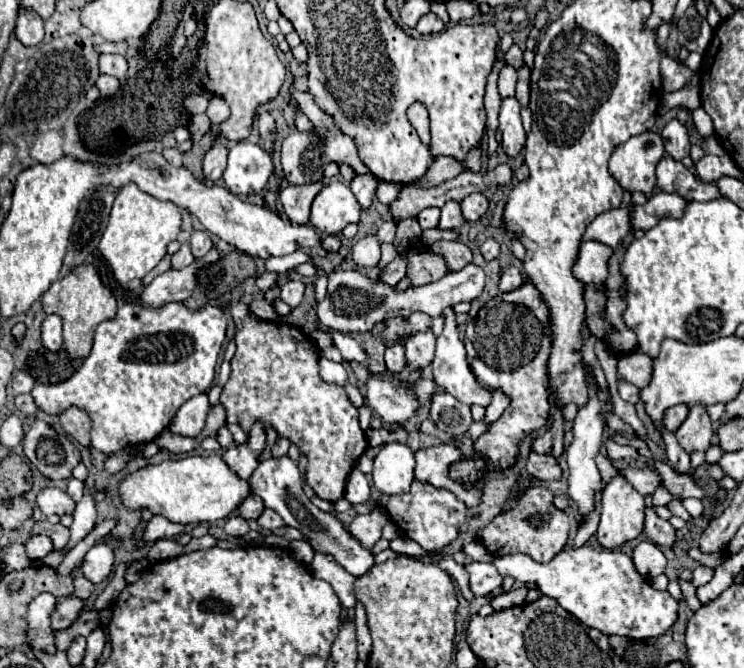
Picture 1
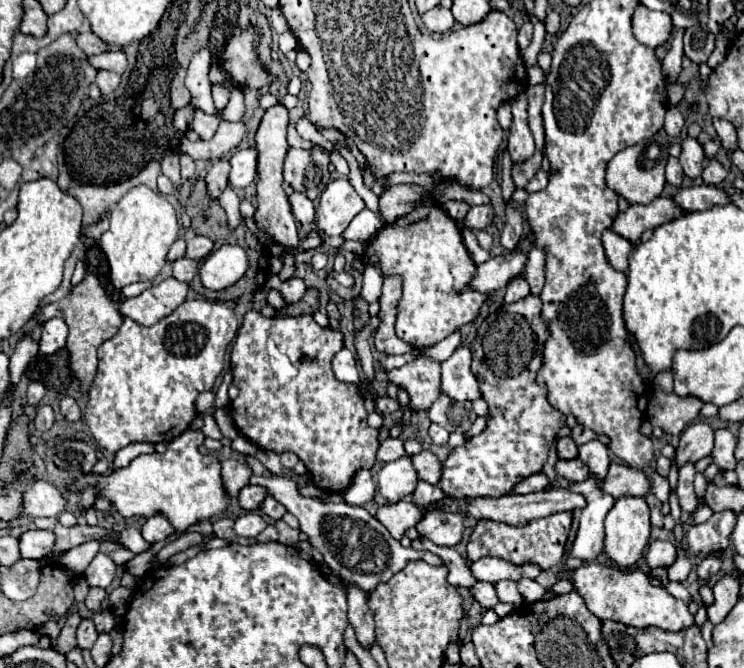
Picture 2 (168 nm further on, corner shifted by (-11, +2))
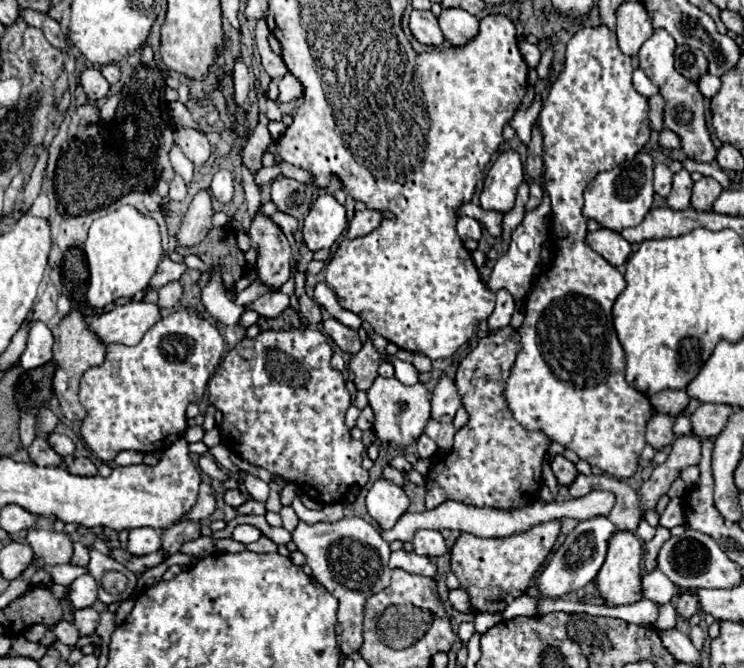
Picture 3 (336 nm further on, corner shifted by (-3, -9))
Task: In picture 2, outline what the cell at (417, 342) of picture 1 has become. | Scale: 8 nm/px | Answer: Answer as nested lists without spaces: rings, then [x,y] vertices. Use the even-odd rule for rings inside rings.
[[[420,356],[412,364],[390,370],[388,380],[408,390],[416,410],[428,410],[440,394],[440,362]]]

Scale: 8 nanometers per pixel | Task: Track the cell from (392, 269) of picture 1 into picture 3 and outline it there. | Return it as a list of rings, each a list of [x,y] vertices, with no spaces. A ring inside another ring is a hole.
[[[368,339],[362,347],[362,351],[354,353],[350,357],[350,369],[354,373],[354,385],[356,389],[370,389],[370,385],[374,383],[374,379],[378,377],[378,367],[380,367],[382,359],[380,359],[380,353],[374,349],[372,341]]]

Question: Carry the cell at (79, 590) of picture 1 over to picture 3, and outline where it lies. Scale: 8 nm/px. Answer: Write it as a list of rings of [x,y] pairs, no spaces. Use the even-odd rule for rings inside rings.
[[[88,607],[88,609],[78,609],[74,613],[74,627],[78,629],[78,633],[84,635],[92,635],[96,631],[98,625],[98,611]]]

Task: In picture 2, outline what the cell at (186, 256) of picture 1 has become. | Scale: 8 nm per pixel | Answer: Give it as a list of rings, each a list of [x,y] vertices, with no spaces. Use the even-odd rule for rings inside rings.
[[[182,256],[182,258],[178,258],[178,260],[174,262],[174,276],[176,276],[178,280],[182,280],[182,282],[192,282],[192,278],[194,278],[196,272],[198,272],[198,266],[200,266],[198,260],[192,260],[192,258]]]

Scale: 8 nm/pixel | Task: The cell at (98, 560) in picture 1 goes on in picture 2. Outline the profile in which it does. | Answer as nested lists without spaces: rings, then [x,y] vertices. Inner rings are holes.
[[[98,552],[94,556],[94,560],[90,562],[90,566],[84,572],[84,578],[90,586],[100,586],[100,588],[108,588],[110,582],[114,580],[118,572],[118,564],[104,552]]]

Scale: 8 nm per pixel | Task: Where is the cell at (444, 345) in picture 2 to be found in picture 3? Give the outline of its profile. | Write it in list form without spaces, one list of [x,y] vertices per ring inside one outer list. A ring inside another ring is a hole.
[[[390,359],[390,363],[394,365],[394,369],[396,369],[396,379],[400,381],[400,383],[404,383],[404,385],[416,385],[418,383],[418,377],[420,377],[420,373],[414,369],[414,365],[412,363],[404,363],[404,361],[398,361],[398,359]]]

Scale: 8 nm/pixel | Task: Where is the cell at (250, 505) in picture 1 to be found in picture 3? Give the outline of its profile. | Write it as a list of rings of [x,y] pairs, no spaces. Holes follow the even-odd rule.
[[[228,489],[228,491],[224,493],[224,501],[226,501],[226,505],[230,505],[230,507],[238,507],[238,505],[242,505],[246,499],[248,499],[248,497],[246,497],[244,491],[240,491],[240,489]]]

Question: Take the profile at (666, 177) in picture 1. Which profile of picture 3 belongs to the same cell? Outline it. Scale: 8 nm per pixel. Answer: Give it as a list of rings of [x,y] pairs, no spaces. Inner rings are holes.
[[[656,165],[654,167],[654,191],[660,197],[666,197],[672,189],[672,171],[668,165]]]

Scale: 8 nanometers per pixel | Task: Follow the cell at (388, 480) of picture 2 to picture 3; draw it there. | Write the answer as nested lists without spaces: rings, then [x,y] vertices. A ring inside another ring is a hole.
[[[378,479],[366,497],[366,509],[374,521],[378,521],[380,529],[392,529],[396,521],[408,511],[408,497],[402,487]]]

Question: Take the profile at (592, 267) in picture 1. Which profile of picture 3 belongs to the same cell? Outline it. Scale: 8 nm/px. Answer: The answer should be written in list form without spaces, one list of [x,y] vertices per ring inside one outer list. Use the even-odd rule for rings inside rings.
[[[598,229],[586,235],[588,247],[592,247],[596,253],[600,253],[608,263],[614,267],[620,267],[626,263],[630,255],[630,243],[612,229]]]

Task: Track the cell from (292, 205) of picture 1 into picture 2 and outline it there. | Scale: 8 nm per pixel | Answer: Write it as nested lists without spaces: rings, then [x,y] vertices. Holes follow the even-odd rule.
[[[294,192],[290,196],[290,204],[292,204],[292,214],[300,224],[314,222],[314,218],[316,218],[316,202],[314,200],[304,196],[302,192]]]

